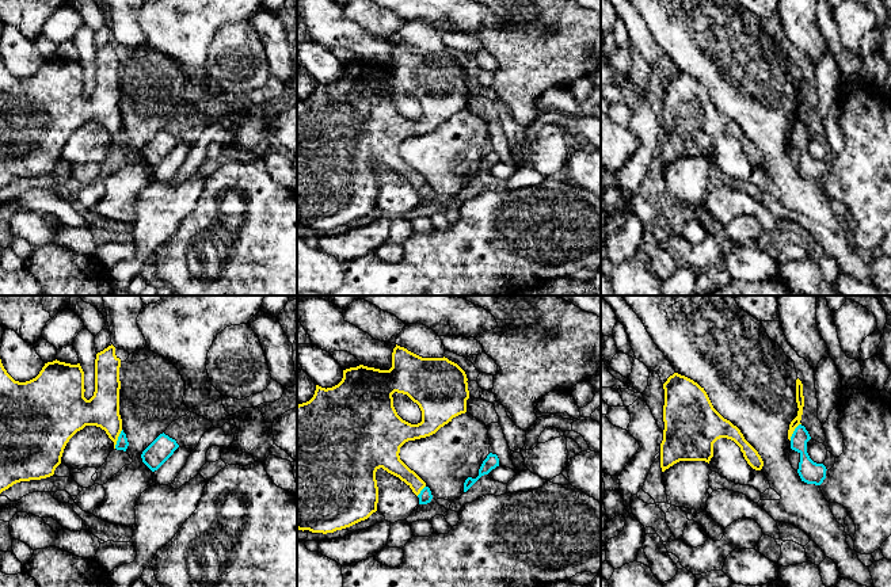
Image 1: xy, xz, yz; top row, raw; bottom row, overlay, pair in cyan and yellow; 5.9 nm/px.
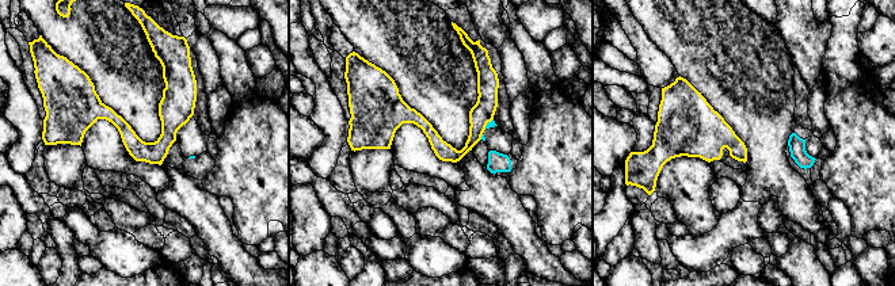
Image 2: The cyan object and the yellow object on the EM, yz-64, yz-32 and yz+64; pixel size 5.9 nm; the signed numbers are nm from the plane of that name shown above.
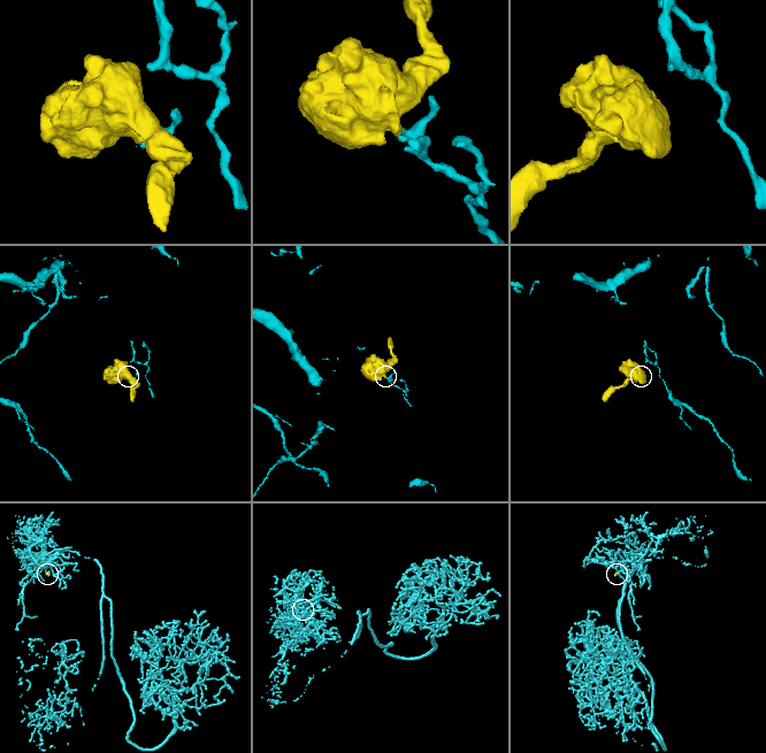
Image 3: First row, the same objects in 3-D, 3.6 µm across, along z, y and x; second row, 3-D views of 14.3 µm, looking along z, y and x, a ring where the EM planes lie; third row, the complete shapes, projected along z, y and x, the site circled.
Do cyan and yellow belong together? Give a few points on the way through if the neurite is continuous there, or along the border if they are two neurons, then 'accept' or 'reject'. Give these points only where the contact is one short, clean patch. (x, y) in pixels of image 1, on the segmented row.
along xy (122, 430), (114, 448) | reject

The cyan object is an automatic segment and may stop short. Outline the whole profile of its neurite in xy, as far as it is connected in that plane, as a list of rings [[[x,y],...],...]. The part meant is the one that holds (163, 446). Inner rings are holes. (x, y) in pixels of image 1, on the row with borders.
[[[160,434],[141,454],[142,462],[152,470],[157,470],[179,447],[175,439]]]

